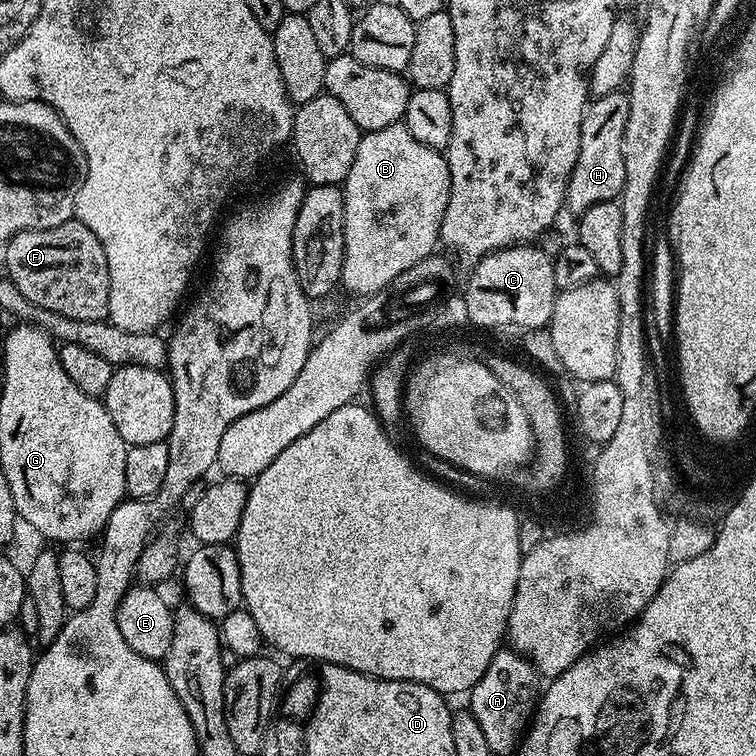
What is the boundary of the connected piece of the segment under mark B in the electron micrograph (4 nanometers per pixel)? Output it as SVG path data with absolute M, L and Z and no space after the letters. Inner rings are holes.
M403 122L382 126L382 130L365 132L354 154L354 166L344 180L344 261L340 279L356 298L367 298L380 292L398 274L418 266L433 255L440 244L442 218L446 202L450 202L450 170L448 157L443 151L426 146L410 134Z

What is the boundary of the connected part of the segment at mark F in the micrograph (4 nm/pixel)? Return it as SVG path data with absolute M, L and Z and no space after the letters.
M67 220L62 226L54 226L46 230L22 230L14 234L3 245L4 264L8 267L7 279L18 286L21 294L34 306L42 306L42 310L50 310L54 314L66 314L66 318L78 318L82 322L108 319L110 306L110 270L106 266L106 254L102 250L102 242L79 220Z

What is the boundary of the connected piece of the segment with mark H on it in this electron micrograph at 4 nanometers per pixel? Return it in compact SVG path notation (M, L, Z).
M627 91L611 92L597 96L584 110L582 138L578 150L578 162L570 174L564 202L567 211L579 214L598 206L598 202L616 200L626 182L626 162L622 158L622 134L626 134L626 118L630 114Z

